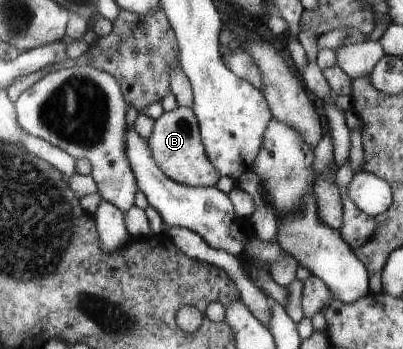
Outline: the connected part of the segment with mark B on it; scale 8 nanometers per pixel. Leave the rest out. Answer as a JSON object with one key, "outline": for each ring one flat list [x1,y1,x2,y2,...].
{"outline":[[176,107,154,119,154,129,148,138,156,163,165,176,190,187,215,187,221,176,207,156,205,144,200,135,200,123,193,109]]}

